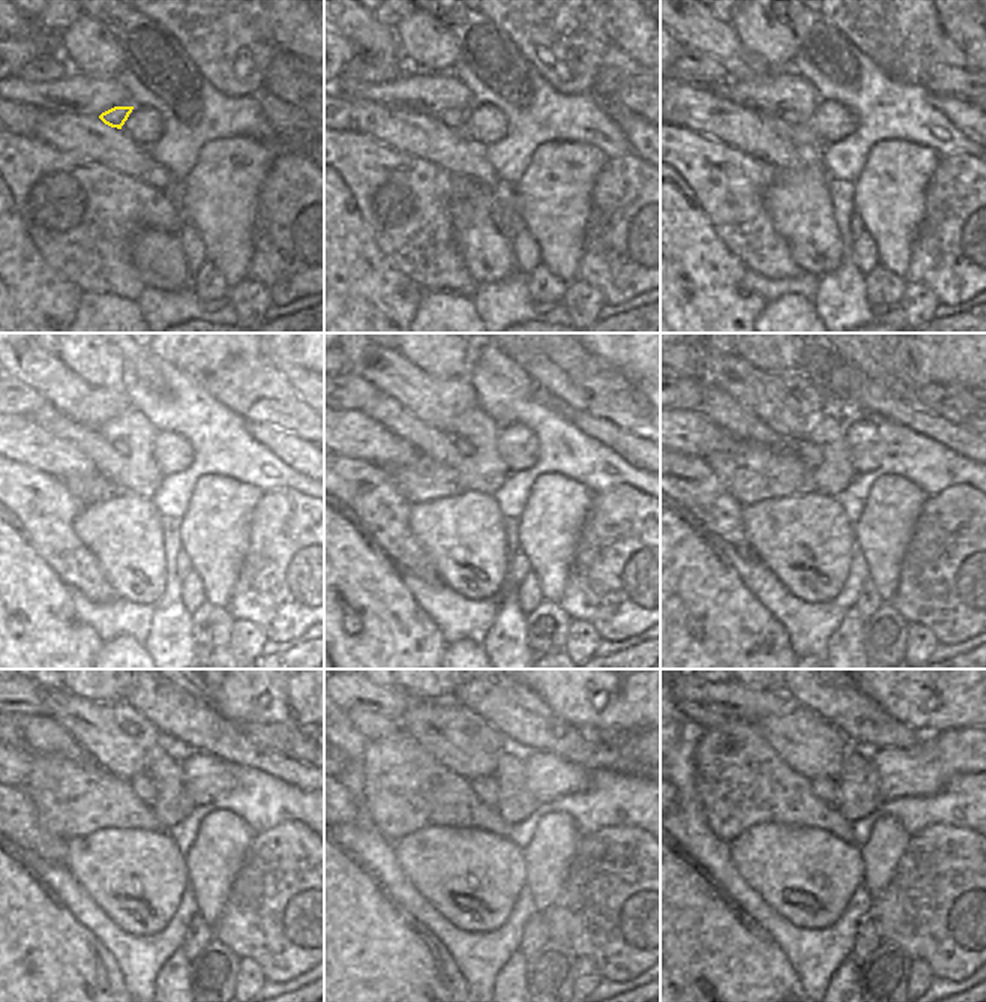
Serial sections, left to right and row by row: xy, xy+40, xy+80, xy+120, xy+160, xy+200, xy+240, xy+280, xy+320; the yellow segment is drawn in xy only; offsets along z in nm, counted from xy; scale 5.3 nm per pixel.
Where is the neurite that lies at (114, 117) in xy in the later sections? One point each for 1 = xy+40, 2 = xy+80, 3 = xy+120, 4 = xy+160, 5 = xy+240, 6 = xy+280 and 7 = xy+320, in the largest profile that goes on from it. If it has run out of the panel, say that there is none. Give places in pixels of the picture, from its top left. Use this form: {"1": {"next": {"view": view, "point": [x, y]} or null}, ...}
{"1": {"next": {"view": "xy+40", "point": [453, 119]}}, "2": {"next": {"view": "xy+80", "point": [788, 116]}}, "3": {"next": {"view": "xy+120", "point": [120, 447]}}, "4": {"next": {"view": "xy+160", "point": [462, 447]}}, "5": {"next": {"view": "xy+240", "point": [141, 785]}}, "6": {"next": {"view": "xy+280", "point": [486, 789]}}, "7": {"next": {"view": "xy+320", "point": [826, 789]}}}

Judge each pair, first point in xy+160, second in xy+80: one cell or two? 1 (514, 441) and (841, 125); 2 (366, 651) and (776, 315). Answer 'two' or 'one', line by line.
1: one
2: two

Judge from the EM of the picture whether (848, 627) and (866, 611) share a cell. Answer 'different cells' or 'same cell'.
different cells

